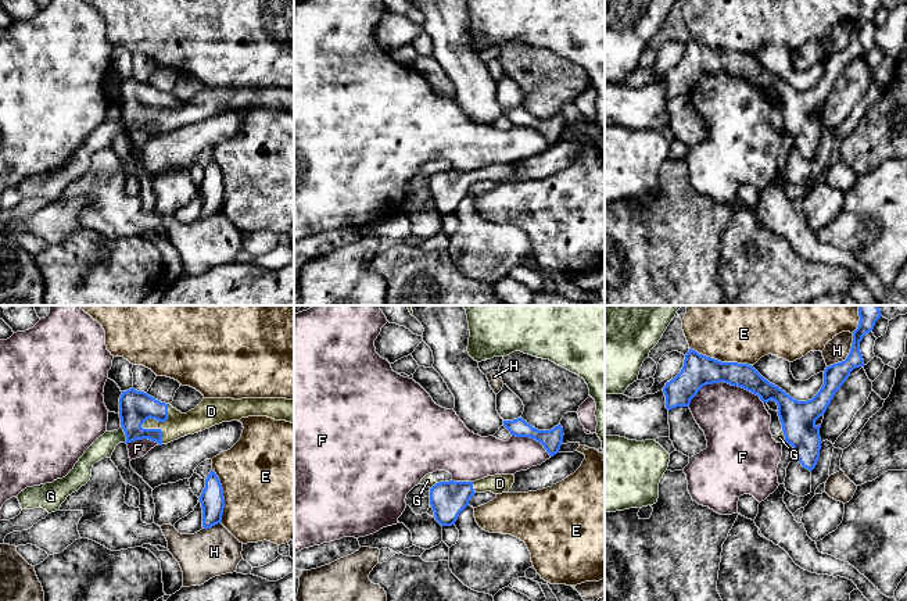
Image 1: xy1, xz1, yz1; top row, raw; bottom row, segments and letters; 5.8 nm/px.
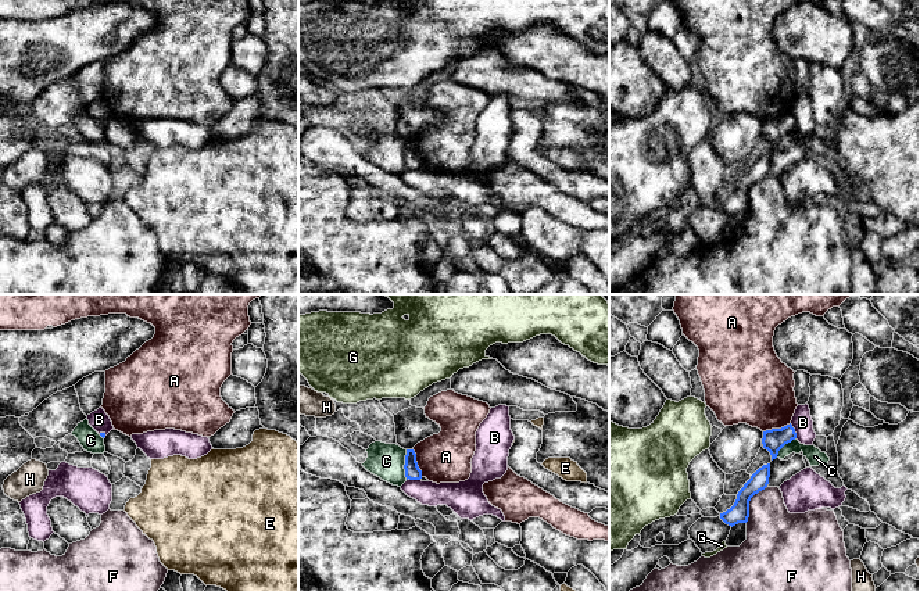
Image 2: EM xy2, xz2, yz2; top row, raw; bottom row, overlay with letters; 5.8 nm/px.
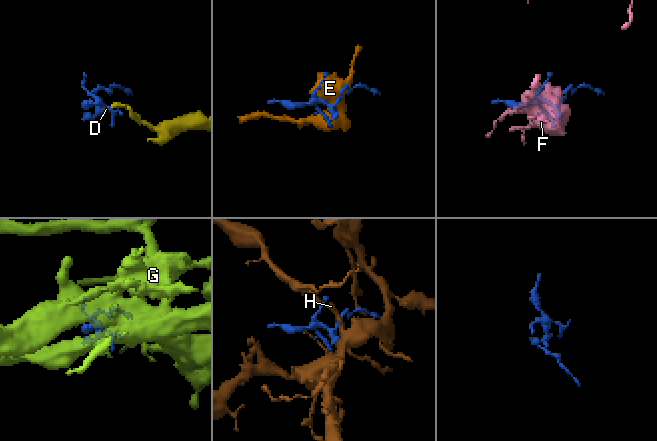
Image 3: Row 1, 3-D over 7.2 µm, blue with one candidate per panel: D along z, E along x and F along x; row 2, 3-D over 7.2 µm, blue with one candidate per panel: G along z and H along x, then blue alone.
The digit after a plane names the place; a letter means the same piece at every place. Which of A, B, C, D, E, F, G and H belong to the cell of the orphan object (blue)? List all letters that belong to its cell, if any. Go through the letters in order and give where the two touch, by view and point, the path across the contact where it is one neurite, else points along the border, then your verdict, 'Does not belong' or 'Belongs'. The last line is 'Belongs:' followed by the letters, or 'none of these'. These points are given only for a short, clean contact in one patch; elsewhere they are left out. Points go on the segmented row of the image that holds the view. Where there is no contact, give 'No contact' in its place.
A: Touches blue at xz2 (416, 462). Boundary: xz2 (412, 448), (422, 476). Does not belong
B: Touches blue at yz2 (794, 430). Does not belong
C: Touches blue at xz2 (404, 465). Boundary: xz2 (407, 450), (404, 461), (405, 479). Does not belong
D: Touches blue at xy1 (144, 421). Path across: xy1 (136, 407), (144, 421), (178, 425). Belongs
E: Touches blue at yz1 (720, 361). Does not belong
F: Touches blue at yz1 (724, 382). Does not belong
G: Touches blue at xy1 (125, 435). Does not belong
H: Touches blue at yz1 (848, 356). Does not belong
Belongs: D

